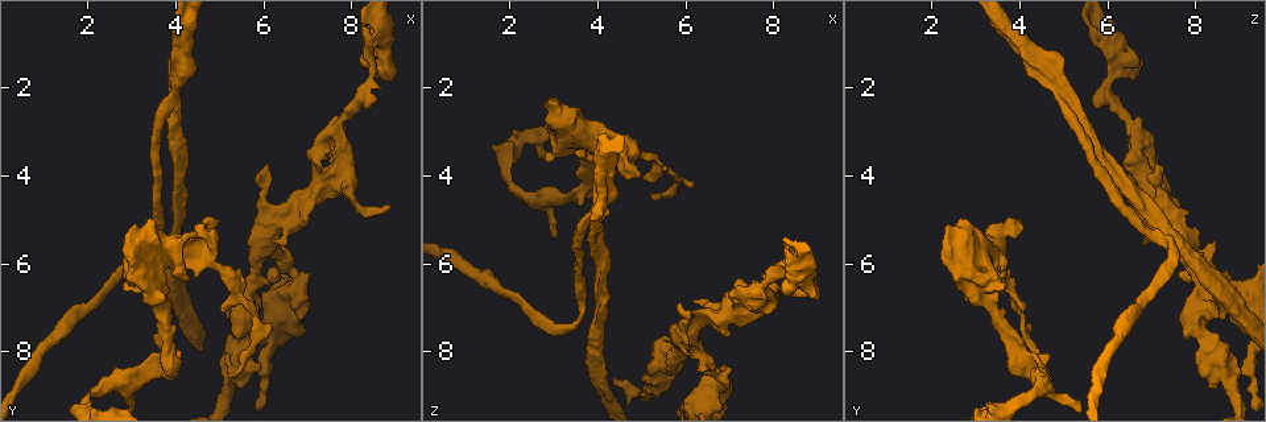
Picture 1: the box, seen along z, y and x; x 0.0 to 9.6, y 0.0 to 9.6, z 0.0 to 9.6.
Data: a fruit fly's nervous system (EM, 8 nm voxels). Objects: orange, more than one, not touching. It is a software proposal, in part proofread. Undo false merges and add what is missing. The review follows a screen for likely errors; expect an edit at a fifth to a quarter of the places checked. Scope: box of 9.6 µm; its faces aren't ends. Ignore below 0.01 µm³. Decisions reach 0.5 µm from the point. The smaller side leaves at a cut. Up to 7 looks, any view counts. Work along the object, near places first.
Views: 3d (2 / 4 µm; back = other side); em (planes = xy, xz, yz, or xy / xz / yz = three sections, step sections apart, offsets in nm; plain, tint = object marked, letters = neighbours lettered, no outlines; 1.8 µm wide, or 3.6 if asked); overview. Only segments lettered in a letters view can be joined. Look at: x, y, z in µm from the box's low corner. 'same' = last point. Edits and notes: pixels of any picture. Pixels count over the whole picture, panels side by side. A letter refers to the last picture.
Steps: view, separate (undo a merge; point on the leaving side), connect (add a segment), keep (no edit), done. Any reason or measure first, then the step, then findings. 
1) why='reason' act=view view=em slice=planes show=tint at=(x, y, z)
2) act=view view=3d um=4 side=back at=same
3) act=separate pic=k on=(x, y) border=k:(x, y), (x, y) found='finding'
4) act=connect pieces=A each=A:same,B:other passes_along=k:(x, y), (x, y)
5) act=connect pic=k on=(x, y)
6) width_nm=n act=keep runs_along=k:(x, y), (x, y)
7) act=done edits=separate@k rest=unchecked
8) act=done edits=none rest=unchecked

why='sharp bend' act=view view=3d um=4 at=(8.05, 3.40, 6.85)

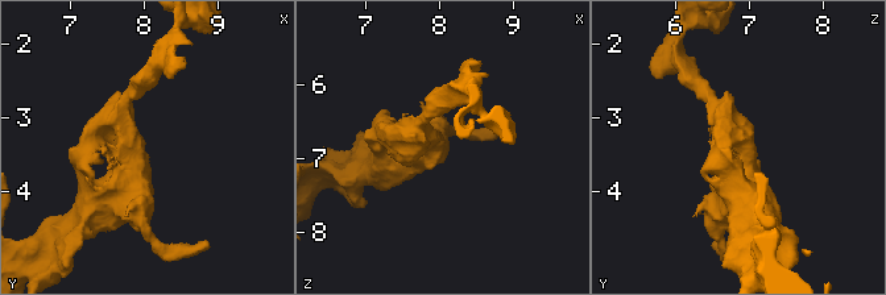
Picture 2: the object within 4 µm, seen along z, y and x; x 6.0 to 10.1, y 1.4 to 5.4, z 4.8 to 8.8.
act=view view=em um=3.6 slice=xz step=8 show=tint at=(8.00, 3.40, 6.75)

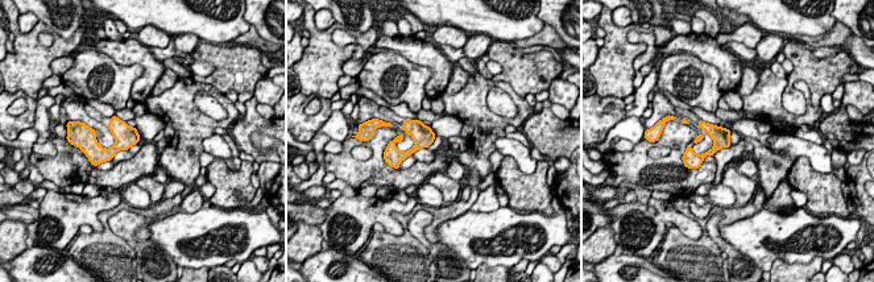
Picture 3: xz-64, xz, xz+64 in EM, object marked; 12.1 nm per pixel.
why='another direction' act=view view=em um=3.6 slice=yz step=8 show=letters at=same

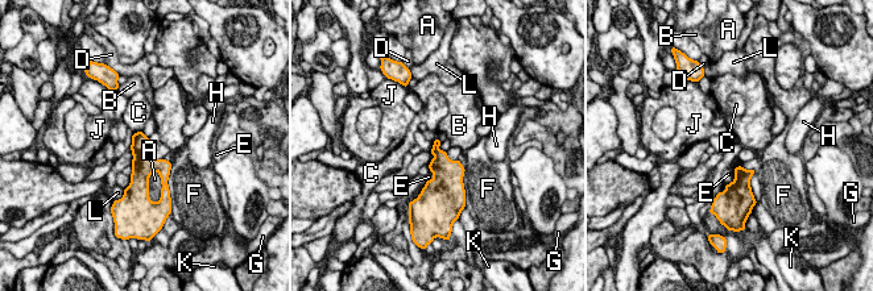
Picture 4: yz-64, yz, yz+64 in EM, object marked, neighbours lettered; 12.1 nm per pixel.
longest_contact=F:300nm act=keep each=A:other,B:other,C:other,D:other,E:other,F:other,G:other,H:other,J:other,K:other,L:other found='continuous, no second neuron'

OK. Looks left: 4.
why='a narrow waist' act=view view=em slice=yz step=8 show=tint at=(6.15, 5.60, 7.65)

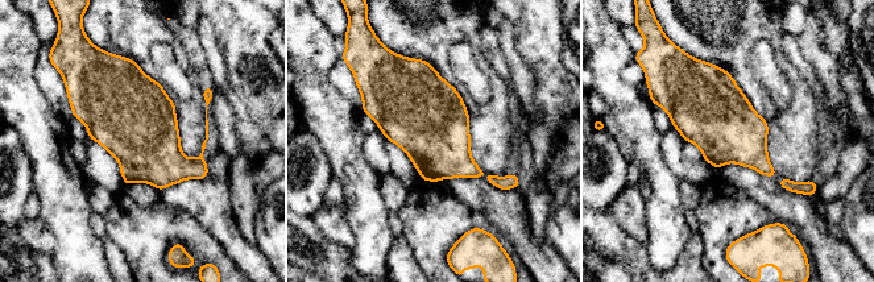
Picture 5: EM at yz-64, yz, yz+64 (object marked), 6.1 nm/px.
why='cut it another way' act=view view=em slice=planes show=letters at=same

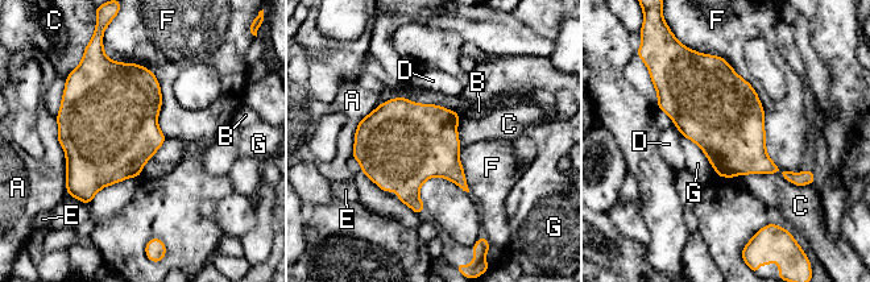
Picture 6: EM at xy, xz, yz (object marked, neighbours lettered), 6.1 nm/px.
act=keep each=A:other,B:other,C:other,D:other,E:other,F:other,G:other border=6:(165, 139), (139, 177) found='all the same neuron'

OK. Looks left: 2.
act=done edits=none rest=unchecked

